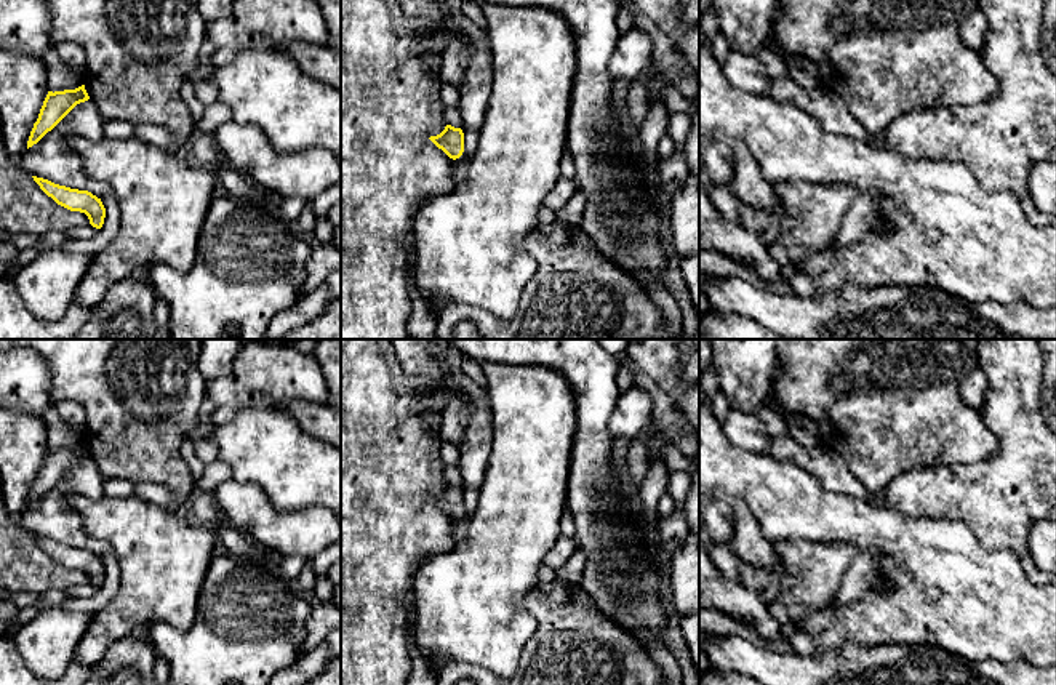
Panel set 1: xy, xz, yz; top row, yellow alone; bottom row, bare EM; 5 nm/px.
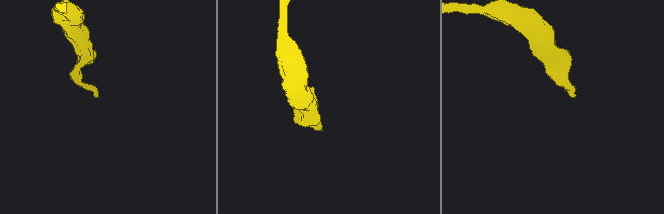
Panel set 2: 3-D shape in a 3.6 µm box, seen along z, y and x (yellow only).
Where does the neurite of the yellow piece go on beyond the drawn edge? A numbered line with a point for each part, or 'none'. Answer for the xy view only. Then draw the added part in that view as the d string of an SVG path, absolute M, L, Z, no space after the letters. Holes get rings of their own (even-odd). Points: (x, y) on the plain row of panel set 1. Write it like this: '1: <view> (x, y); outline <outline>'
none

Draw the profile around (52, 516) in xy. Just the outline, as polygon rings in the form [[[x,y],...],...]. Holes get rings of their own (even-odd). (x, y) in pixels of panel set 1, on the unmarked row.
[[[91,458],[77,463],[37,503],[26,507],[19,515],[19,523],[30,535],[70,547],[88,549],[101,559],[114,554],[109,543],[83,530],[78,514],[70,506],[70,498],[75,495],[93,501],[104,498],[104,480]]]

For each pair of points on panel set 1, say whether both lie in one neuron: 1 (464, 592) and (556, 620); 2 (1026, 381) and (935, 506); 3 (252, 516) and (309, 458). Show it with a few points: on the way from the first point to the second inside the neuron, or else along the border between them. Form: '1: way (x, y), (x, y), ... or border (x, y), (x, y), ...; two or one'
1: border (540, 583), (525, 599), (536, 631), (522, 648); two
2: way (1016, 418), (1016, 447), (972, 492); one
3: border (236, 479), (255, 482), (279, 511), (304, 509); two

